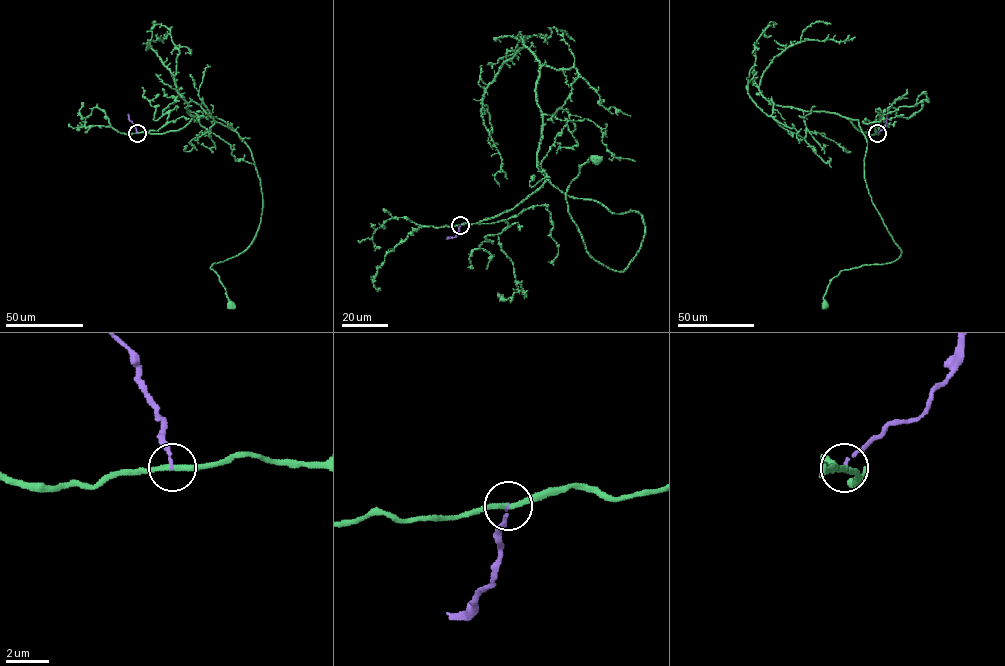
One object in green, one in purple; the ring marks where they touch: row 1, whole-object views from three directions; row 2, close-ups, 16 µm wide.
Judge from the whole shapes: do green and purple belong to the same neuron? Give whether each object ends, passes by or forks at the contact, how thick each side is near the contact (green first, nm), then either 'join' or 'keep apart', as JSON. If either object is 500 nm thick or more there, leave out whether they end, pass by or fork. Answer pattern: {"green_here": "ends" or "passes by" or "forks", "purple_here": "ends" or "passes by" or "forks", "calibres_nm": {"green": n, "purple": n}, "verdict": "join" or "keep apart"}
{"green_here": "passes by", "purple_here": "ends", "calibres_nm": {"green": 240, "purple": 150}, "verdict": "join"}

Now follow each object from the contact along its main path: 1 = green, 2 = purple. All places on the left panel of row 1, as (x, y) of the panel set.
1: (137, 133), (217, 118), (250, 149), (262, 194), (259, 228), (245, 250), (210, 268), (231, 306)
2: (137, 133), (128, 114)

